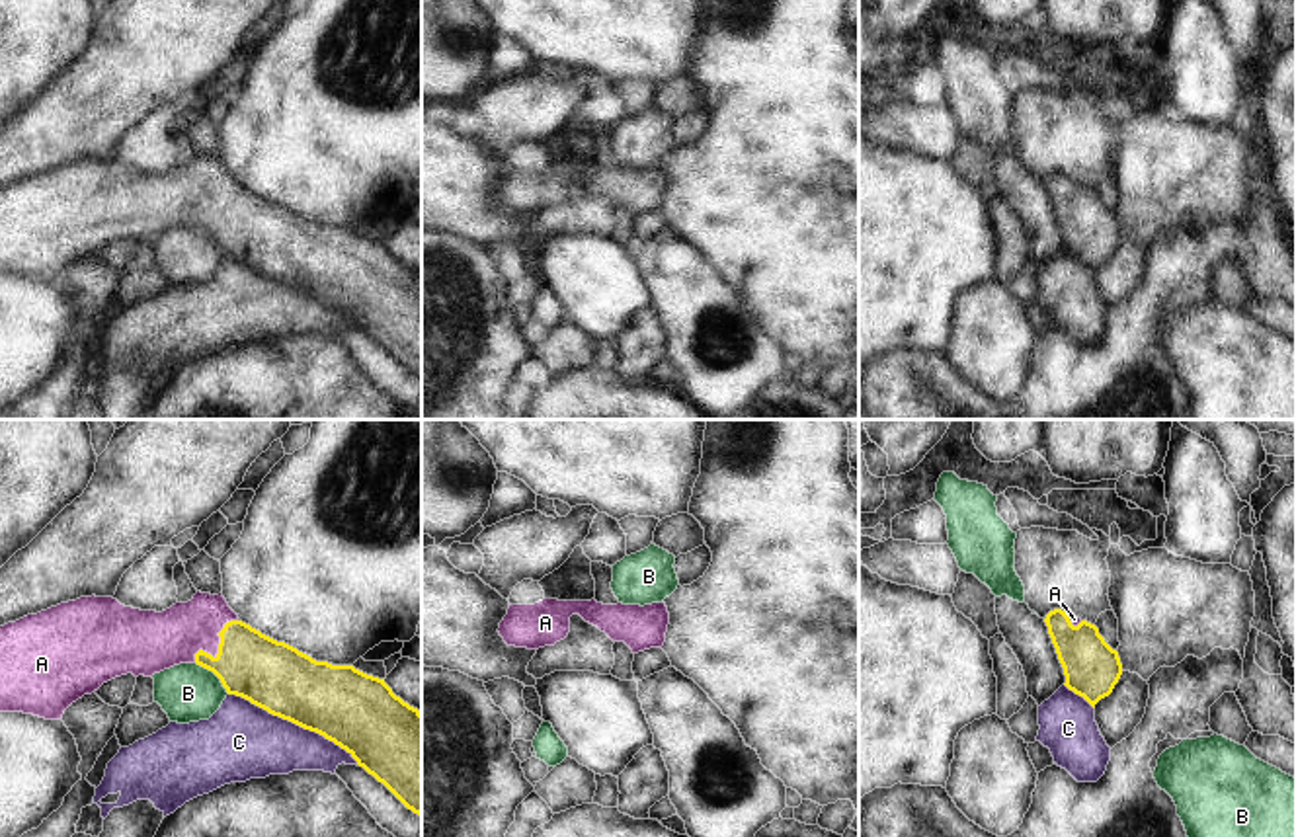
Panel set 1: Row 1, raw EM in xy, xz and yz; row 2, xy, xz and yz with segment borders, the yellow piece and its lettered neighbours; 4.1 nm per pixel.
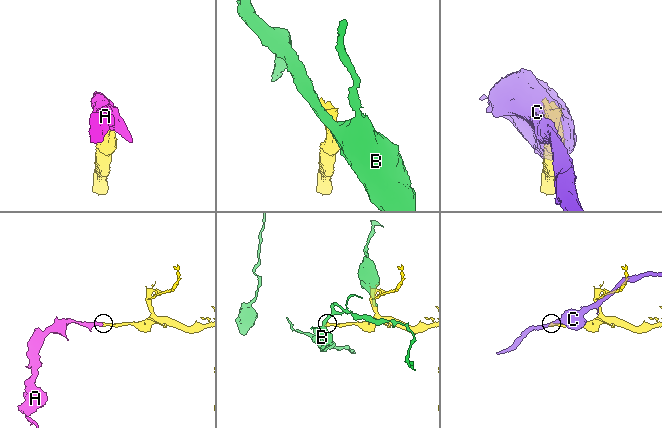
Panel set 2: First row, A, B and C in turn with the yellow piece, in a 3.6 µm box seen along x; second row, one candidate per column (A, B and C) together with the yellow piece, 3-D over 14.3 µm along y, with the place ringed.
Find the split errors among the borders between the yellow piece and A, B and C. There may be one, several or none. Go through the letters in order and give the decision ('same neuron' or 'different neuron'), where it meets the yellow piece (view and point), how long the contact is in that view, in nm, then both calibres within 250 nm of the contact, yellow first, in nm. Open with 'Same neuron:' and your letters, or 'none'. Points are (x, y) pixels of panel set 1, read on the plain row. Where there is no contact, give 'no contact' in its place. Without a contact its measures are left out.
Same neuron: A
A: same neuron; contact xy (219, 209); length 260 nm; calibres 280 and 240 nm
B: different neuron; contact xy (215, 237); length 190 nm; calibres 280 and 240 nm
C: different neuron; contact xy (295, 285); length 600 nm; calibres 320 and 320 nm

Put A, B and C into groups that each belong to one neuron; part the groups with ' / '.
A / B / C

